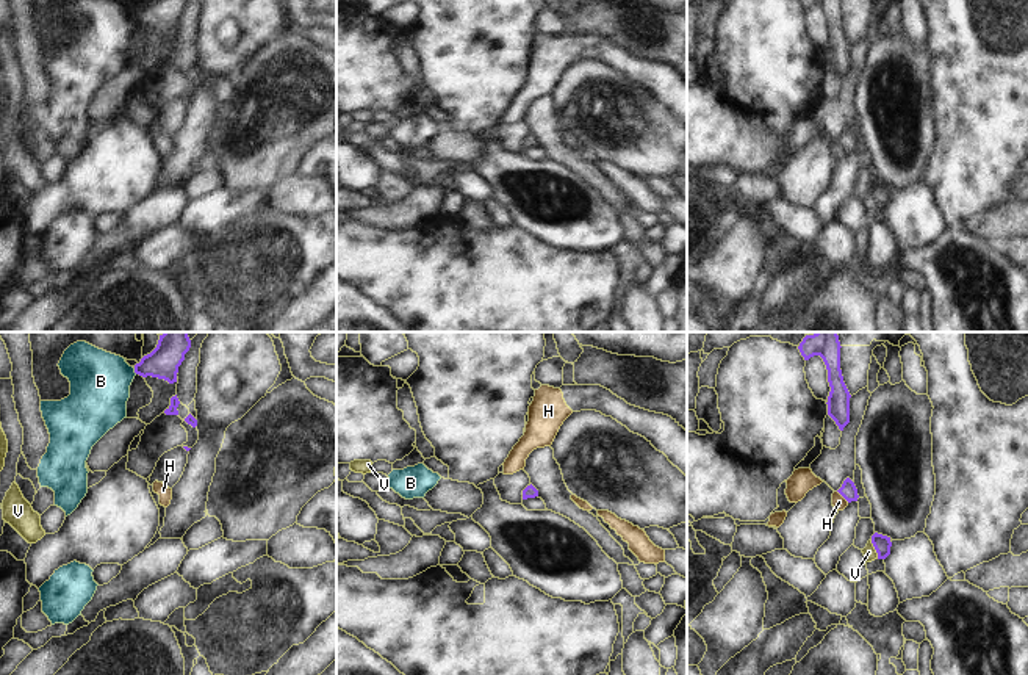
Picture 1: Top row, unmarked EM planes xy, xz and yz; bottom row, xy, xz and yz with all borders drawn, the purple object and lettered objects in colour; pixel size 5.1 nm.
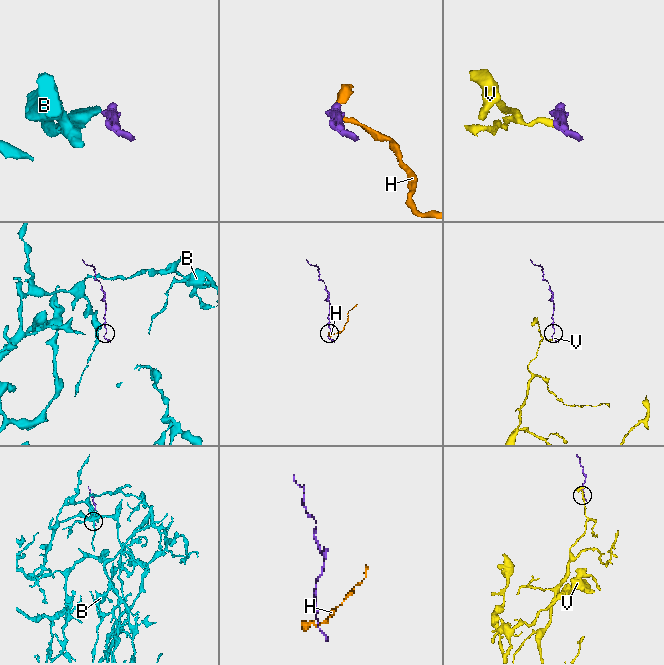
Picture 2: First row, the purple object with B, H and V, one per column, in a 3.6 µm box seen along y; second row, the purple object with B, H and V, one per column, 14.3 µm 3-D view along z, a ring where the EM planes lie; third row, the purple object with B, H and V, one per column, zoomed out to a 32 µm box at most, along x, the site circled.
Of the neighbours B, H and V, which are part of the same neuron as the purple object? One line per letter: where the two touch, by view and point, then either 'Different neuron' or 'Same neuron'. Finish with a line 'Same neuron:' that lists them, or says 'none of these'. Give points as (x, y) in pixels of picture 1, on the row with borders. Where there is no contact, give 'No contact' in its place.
B: Touches purple at xy (135, 371). Different neuron
H: Touches purple at yz (844, 497). Different neuron
V: Touches purple at yz (875, 548). Different neuron
Same neuron: none of these.

